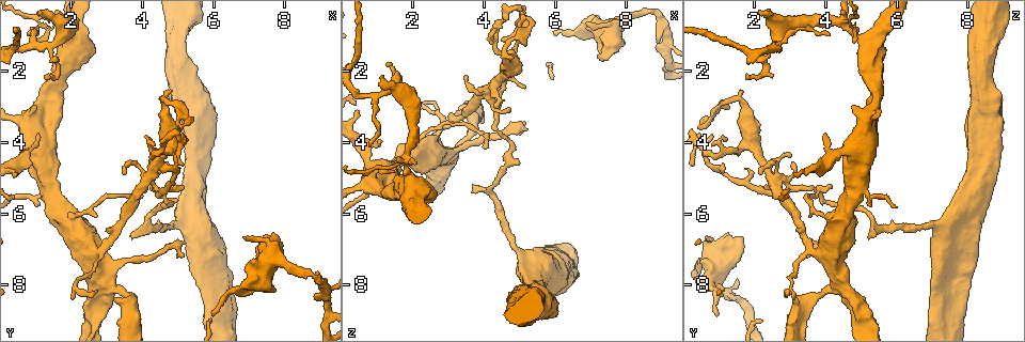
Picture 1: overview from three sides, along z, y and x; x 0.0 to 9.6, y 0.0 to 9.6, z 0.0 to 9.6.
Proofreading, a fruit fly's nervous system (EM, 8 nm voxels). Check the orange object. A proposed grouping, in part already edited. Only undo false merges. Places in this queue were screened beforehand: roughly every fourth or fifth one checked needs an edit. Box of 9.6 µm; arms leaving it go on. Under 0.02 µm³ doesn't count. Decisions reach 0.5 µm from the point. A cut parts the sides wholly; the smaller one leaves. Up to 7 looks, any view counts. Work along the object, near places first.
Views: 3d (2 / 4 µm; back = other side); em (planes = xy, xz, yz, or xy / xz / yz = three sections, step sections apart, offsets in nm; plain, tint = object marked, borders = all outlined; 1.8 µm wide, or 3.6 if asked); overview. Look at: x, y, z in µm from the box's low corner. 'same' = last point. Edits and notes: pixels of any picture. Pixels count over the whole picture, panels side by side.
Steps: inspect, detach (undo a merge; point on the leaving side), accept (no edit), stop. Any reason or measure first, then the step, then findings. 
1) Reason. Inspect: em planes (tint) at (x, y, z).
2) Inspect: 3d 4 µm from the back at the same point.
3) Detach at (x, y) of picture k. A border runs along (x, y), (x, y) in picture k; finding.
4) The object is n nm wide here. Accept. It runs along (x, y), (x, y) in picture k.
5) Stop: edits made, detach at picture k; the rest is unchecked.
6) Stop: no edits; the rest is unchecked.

Sharp bend. Inspect: em xy step 4 (tint) at (1.75, 0.70, 4.50).

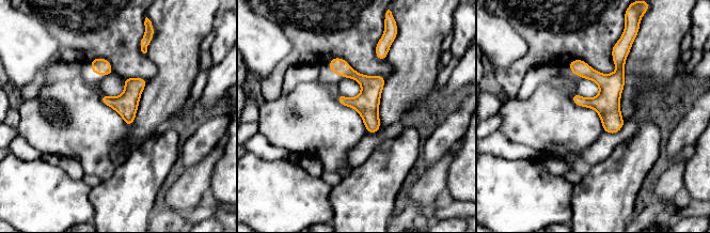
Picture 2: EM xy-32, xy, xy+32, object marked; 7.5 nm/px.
Cut it another way. Inspect: em planes (tint) at the same point.

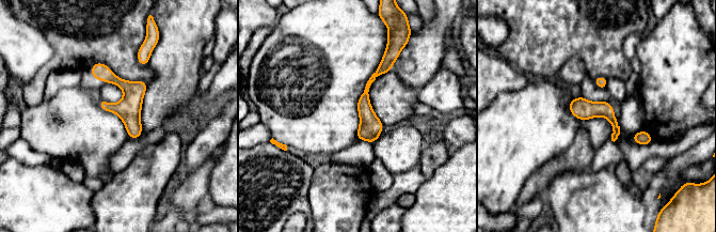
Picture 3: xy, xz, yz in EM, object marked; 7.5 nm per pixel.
Accept. Continuous, no second neuron.

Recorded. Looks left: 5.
Inspect: em xz step 4 (tint) at (3.05, 8.05, 4.30).

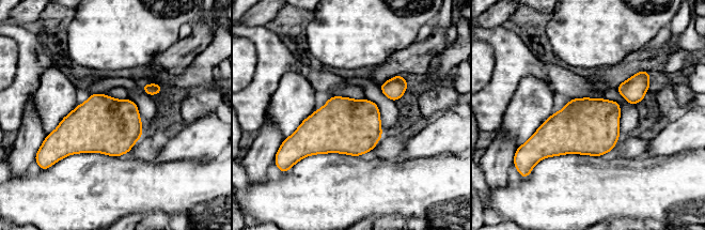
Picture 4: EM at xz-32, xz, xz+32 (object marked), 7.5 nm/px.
Inspect: em planes (tint) at the same point.

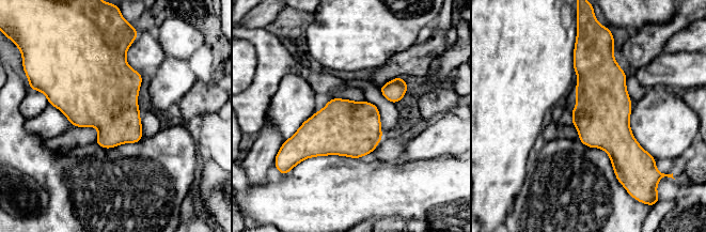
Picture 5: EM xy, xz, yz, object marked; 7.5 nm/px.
Accept. All the same neuron.

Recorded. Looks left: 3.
Four or more arms meet. Inspect: em xz step 8 (tint) at (4.05, 5.10, 2.70).

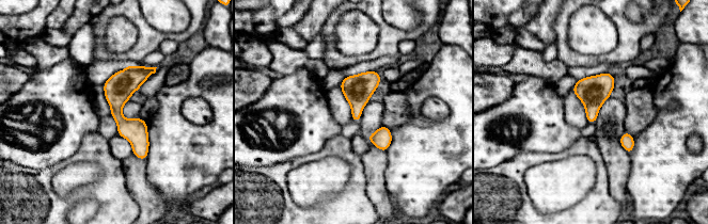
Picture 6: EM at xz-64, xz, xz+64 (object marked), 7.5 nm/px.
Accept. It runs along (153, 69), (118, 97), (118, 116), (144, 157) in picture 6; continuous, no second neuron.

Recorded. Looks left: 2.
Stop: no edits; the rest is unchecked.

